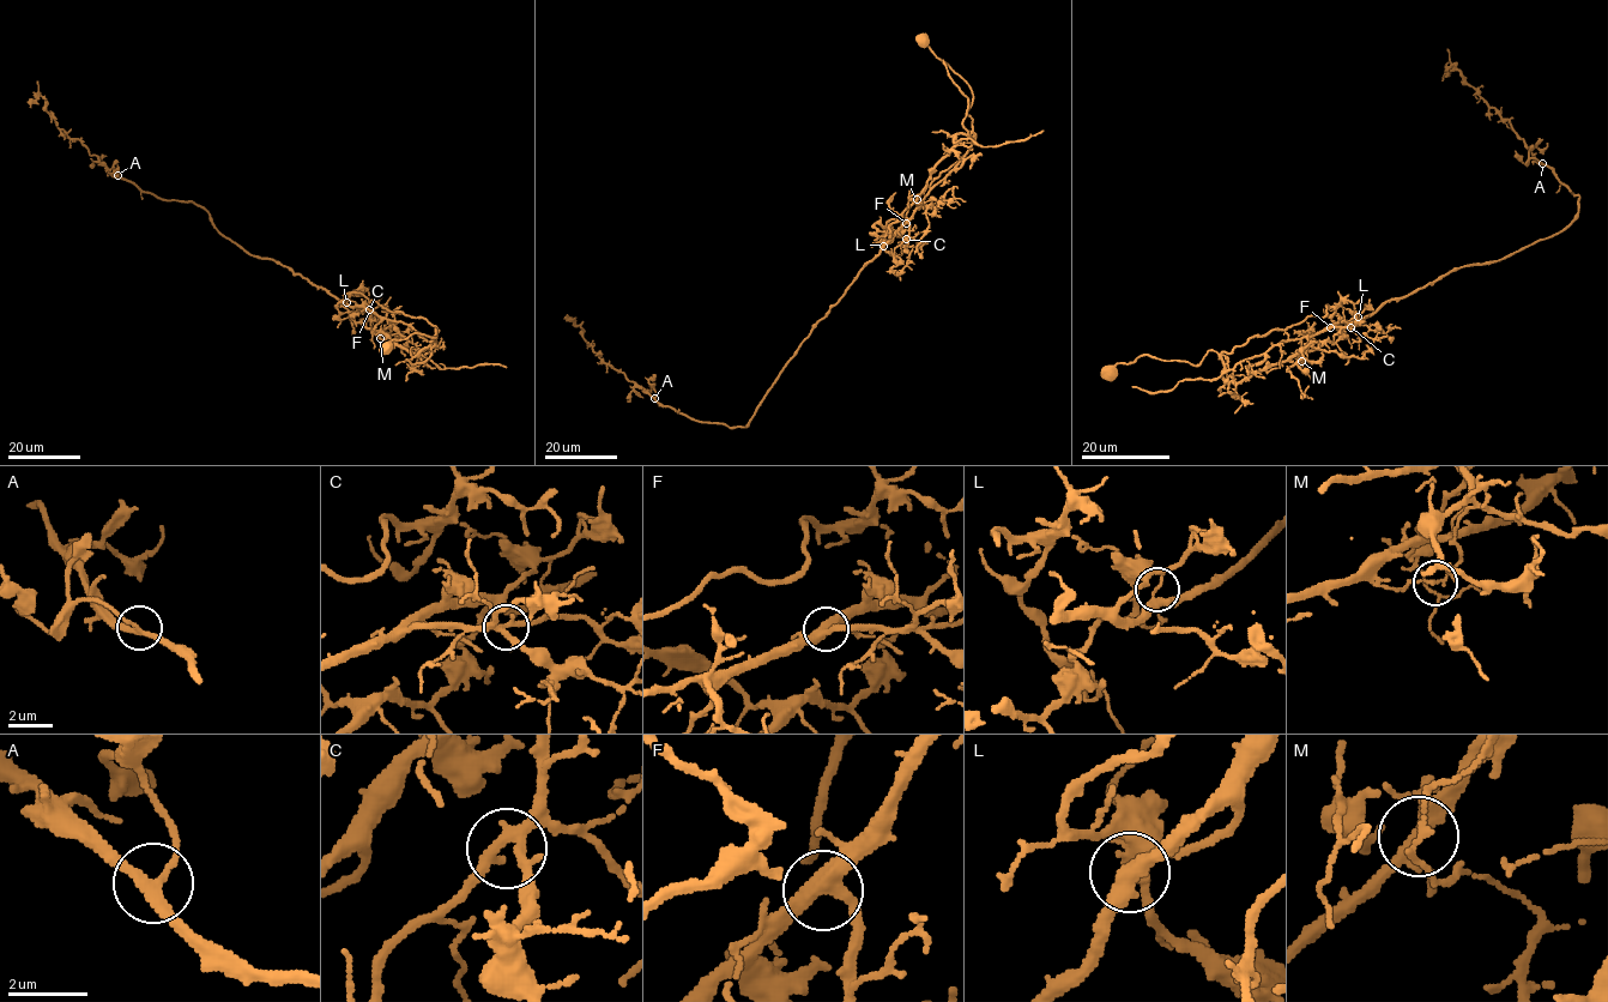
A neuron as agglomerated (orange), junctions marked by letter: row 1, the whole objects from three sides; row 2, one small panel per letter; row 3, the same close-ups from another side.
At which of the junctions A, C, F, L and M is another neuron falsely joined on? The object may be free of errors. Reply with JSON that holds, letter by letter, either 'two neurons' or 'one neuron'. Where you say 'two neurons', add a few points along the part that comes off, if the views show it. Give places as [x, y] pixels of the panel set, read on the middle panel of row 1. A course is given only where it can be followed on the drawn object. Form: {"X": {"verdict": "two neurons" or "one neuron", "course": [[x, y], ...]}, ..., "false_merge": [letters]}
{"A": {"verdict": "one neuron"}, "C": {"verdict": "one neuron"}, "F": {"verdict": "one neuron"}, "L": {"verdict": "one neuron"}, "M": {"verdict": "two neurons", "course": [[917, 199], [931, 170], [953, 148], [954, 138], [973, 127], [967, 112], [973, 98], [971, 86], [920, 35]]}, "false_merge": ["M"]}

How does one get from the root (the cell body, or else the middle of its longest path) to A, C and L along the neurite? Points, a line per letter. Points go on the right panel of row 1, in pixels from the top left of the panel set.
A: (1110, 372), (1143, 355), (1197, 366), (1275, 329), (1311, 337), (1548, 239), (1579, 197), (1542, 163)
C: (1110, 372), (1143, 355), (1197, 366), (1209, 350), (1229, 352), (1275, 329), (1299, 339), (1350, 327)
L: (1110, 372), (1143, 355), (1197, 366), (1209, 350), (1229, 352), (1270, 330), (1299, 339), (1358, 317)

